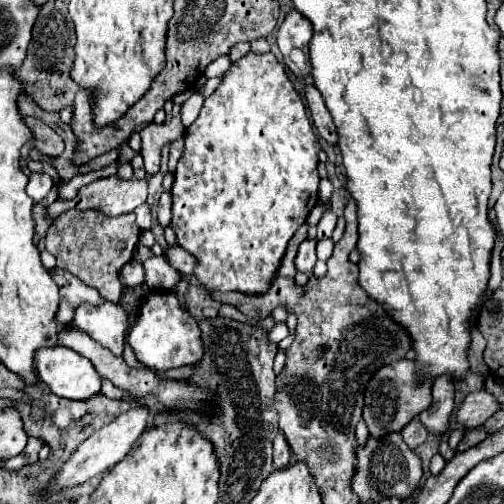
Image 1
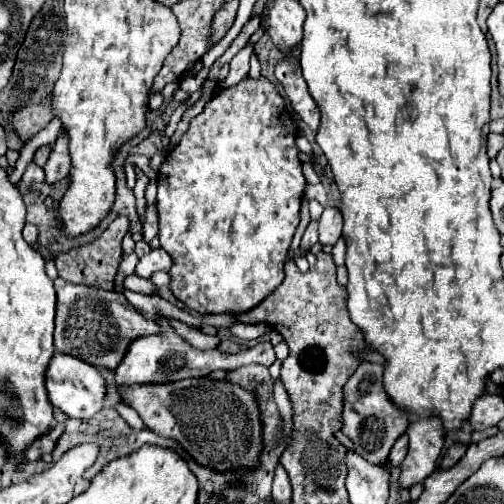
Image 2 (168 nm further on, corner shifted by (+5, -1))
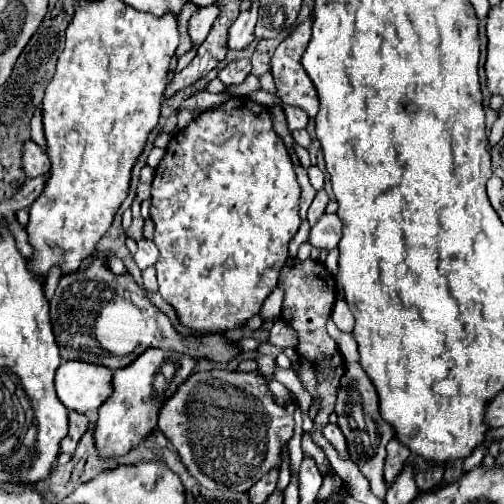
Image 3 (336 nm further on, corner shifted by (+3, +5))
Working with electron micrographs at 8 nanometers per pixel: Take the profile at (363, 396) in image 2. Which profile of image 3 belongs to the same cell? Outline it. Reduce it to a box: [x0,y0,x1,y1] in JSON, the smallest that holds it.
[336,363,394,501]

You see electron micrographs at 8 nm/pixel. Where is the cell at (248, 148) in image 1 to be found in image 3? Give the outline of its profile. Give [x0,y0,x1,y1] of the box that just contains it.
[150,97,300,333]

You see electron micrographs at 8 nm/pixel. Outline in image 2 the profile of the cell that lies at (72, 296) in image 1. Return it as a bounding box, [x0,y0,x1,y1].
[54,277,162,371]

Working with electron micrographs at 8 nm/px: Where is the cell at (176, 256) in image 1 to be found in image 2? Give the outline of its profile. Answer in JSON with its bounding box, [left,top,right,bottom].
[136,249,172,277]

